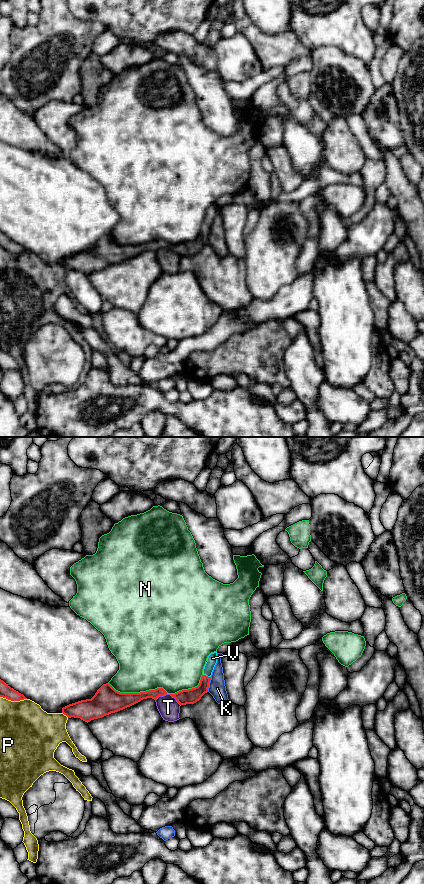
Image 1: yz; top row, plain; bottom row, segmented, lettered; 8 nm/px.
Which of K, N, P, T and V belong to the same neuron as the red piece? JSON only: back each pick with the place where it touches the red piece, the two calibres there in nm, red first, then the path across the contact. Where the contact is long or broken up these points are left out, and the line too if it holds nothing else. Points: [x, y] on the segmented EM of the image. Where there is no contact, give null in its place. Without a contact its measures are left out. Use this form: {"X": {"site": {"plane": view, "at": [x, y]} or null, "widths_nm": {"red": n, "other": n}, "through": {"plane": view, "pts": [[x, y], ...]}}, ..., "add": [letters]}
{"V": {"site": {"plane": "yz", "at": [207, 676]}, "widths_nm": {"red": 120, "other": 80}, "through": {"plane": "yz", "pts": [[190, 696], [204, 684], [207, 676], [207, 670], [212, 658]]}}, "add": ["V"]}

